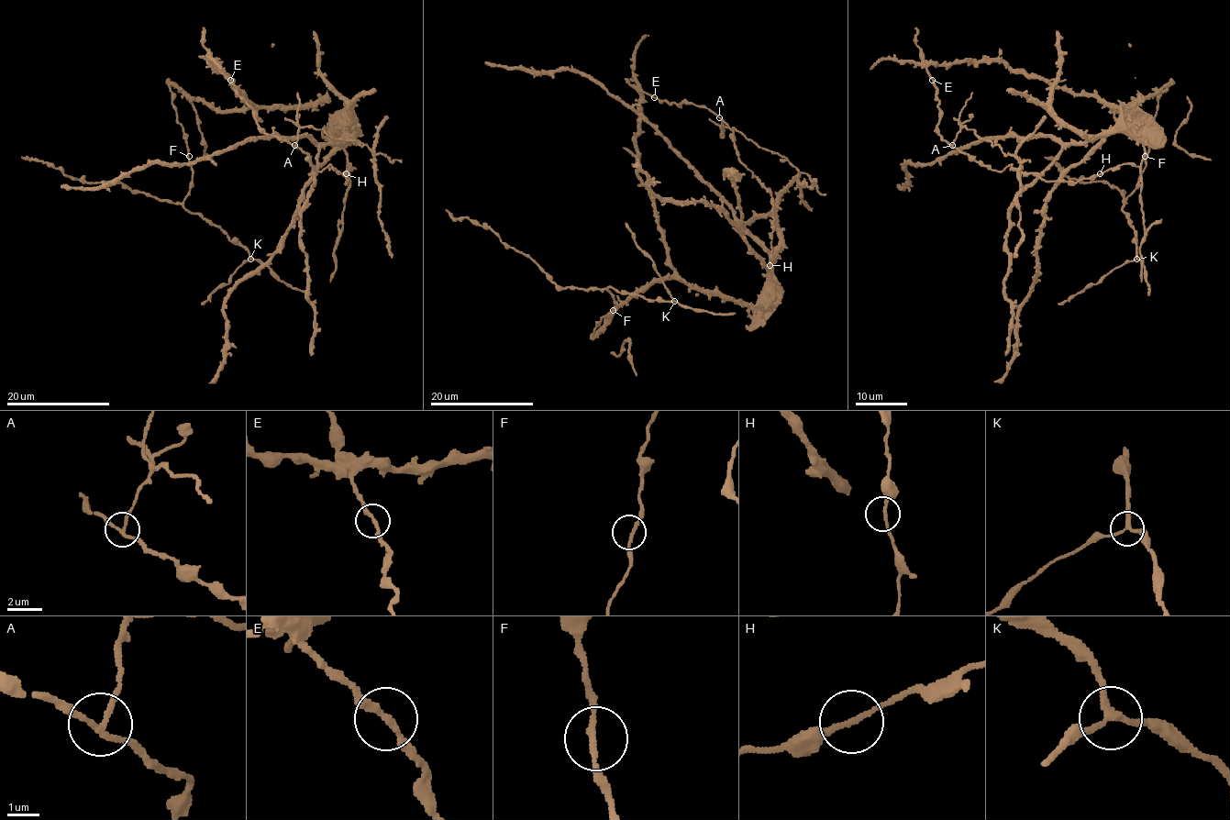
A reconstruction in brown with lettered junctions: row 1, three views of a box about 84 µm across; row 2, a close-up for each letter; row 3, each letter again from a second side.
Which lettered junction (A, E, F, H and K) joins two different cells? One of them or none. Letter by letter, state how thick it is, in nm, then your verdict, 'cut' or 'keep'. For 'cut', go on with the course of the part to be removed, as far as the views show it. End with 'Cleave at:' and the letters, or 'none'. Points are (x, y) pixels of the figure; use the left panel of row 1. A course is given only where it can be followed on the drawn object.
A: 150 nm | cut | (294, 146), (298, 130), (311, 126), (336, 139), (356, 140), (374, 154), (382, 153), (392, 162), (401, 162)
E: 190 nm | keep
F: 180 nm | keep
H: 160 nm | keep
K: 180 nm | keep
Cleave at: A

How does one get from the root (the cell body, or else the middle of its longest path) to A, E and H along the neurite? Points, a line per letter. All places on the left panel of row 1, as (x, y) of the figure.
A: (349, 118), (355, 131), (342, 148), (349, 182), (329, 166), (316, 171), (294, 146)
E: (349, 118), (355, 131), (342, 148), (349, 182), (329, 166), (316, 171), (308, 154), (266, 134), (230, 80)
H: (349, 118), (353, 117), (355, 131), (342, 144), (347, 166), (351, 163), (346, 173)

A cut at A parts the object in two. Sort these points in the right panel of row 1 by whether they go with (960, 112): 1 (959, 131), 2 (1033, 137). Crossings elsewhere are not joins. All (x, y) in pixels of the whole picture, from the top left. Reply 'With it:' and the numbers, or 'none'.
With it: 1

